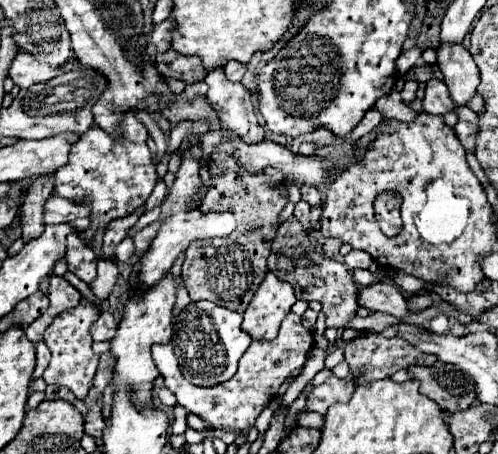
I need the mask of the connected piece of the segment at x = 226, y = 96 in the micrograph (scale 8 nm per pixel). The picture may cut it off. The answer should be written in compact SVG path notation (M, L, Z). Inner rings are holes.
M222 68L208 72L204 78L208 84L208 102L216 110L220 122L224 118L224 128L232 128L240 136L264 136L262 126L256 120L250 92L240 82L230 82Z

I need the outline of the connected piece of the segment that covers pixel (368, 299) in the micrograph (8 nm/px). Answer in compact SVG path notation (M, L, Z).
M374 282L358 292L358 304L372 312L386 312L402 320L410 314L408 302L402 292L390 282Z

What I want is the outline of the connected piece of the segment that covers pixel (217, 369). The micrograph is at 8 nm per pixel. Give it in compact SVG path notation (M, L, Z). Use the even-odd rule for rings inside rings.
M200 300L190 302L174 322L172 346L178 356L182 374L188 382L196 386L216 386L220 382L230 380L236 374L236 366L240 356L252 342L252 336L242 332L242 314L232 312L224 306Z

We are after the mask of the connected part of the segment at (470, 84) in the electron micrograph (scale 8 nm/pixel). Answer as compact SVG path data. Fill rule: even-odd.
M446 44L438 50L438 68L444 74L444 84L448 86L456 108L466 106L480 84L478 66L474 64L470 52L462 44Z

